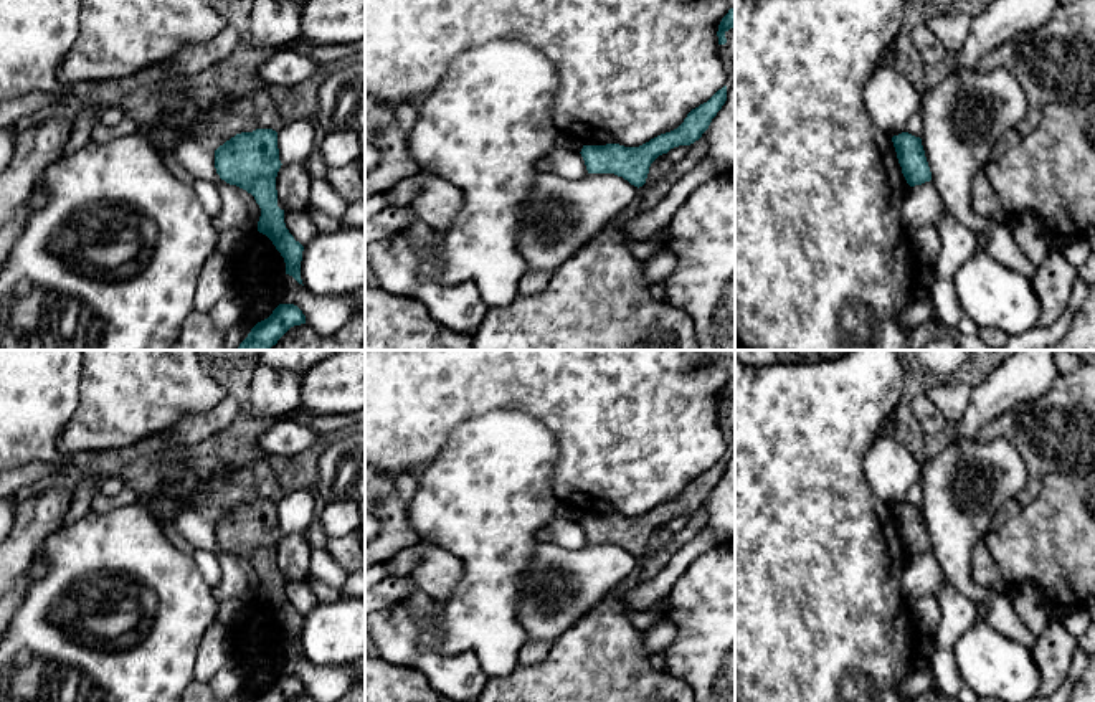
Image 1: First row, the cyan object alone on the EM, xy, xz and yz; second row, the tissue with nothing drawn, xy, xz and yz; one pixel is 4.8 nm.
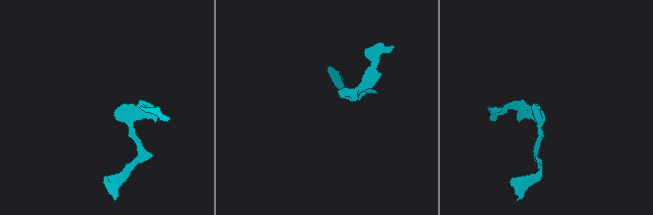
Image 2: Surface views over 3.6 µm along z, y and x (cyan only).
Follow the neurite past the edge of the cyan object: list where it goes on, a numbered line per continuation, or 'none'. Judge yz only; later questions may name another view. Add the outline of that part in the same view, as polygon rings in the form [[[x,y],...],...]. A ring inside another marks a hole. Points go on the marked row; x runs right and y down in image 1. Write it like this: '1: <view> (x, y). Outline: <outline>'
none

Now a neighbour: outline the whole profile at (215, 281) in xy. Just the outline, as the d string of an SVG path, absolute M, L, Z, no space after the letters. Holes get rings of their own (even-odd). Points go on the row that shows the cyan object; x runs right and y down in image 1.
M215 251L205 263L195 292L195 309L208 314L211 307L233 289L233 274L226 256Z

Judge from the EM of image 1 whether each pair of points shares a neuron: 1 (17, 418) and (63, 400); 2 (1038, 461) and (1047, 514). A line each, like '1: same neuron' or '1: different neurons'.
1: same neuron
2: different neurons

